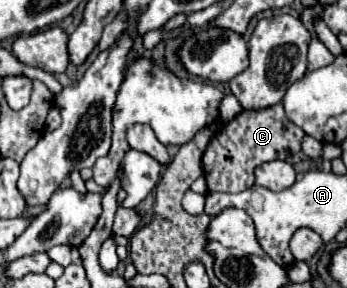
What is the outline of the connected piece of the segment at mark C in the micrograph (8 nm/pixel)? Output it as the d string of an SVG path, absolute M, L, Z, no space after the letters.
M280 103L258 109L242 111L232 121L224 123L208 143L202 155L202 169L208 183L208 191L240 193L254 185L254 169L266 161L290 159L300 151L300 143L306 133L298 129L292 121L286 121L284 109Z

